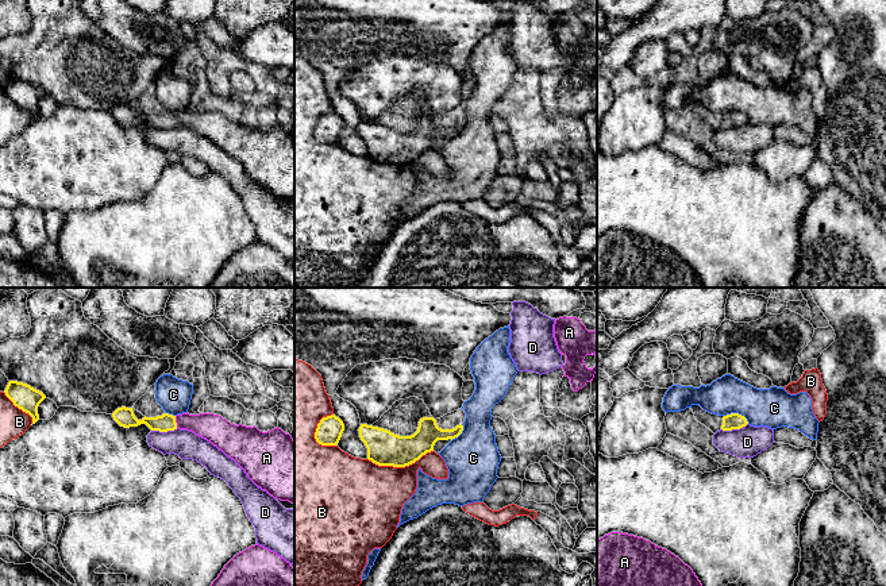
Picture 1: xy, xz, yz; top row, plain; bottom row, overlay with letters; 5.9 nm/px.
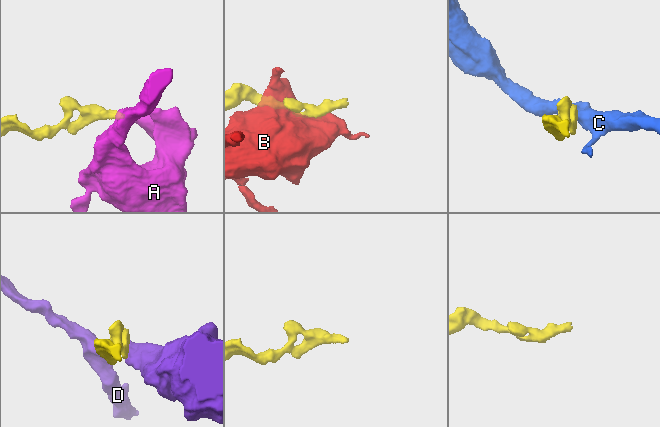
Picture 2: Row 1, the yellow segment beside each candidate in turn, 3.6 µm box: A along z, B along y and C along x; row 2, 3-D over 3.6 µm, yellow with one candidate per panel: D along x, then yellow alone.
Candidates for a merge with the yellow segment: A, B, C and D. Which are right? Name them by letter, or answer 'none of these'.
A

